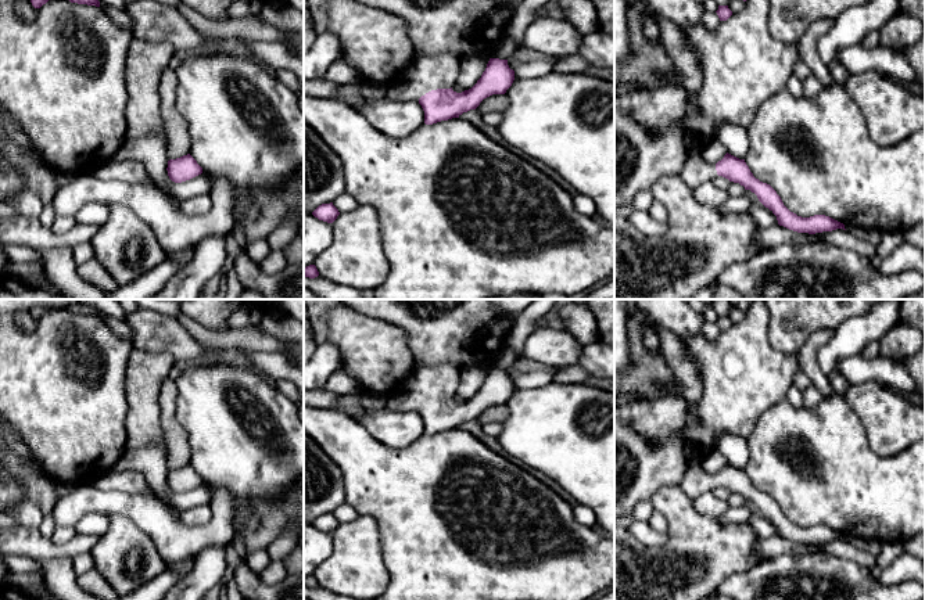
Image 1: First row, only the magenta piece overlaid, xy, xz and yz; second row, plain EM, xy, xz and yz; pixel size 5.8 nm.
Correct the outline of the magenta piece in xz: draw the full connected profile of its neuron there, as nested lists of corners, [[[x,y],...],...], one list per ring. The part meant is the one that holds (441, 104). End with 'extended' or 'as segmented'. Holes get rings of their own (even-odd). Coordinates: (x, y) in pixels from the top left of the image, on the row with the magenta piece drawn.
[[[456,54],[422,55],[408,71],[405,80],[387,90],[387,97],[392,101],[417,101],[424,111],[424,123],[433,125],[476,109],[492,94],[505,94],[515,80],[515,71],[509,68],[508,60],[490,58],[477,83],[469,90],[456,93],[452,87],[456,85],[460,62],[462,57]]] | extended

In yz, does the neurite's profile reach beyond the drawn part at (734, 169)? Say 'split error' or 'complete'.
split error

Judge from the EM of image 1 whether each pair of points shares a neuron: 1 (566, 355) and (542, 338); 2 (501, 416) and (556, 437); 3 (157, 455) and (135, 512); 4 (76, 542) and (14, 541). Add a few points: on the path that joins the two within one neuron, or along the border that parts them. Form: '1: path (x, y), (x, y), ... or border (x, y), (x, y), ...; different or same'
1: path (560, 349), (548, 344); same
2: border (505, 405), (506, 417), (501, 423); different
3: border (156, 495), (179, 517); different
4: path (61, 549), (40, 549), (29, 542); same

